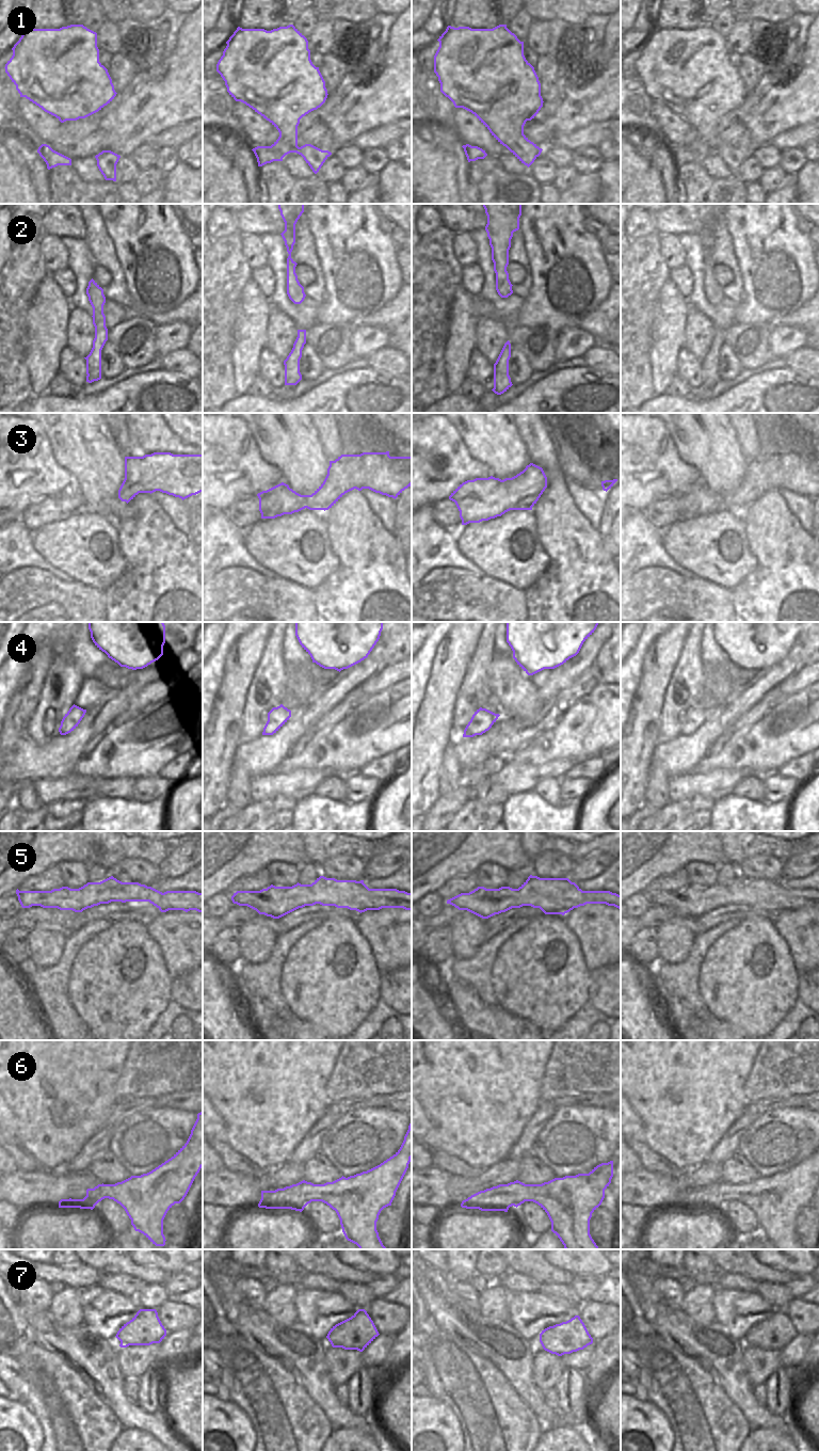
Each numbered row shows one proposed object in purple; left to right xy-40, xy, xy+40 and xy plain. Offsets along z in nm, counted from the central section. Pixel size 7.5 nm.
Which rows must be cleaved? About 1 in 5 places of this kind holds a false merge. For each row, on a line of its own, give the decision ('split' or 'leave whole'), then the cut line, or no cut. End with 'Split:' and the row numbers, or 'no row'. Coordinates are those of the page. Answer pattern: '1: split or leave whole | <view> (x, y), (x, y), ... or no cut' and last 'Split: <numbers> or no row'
1: leave whole | no cut
2: leave whole | no cut
3: leave whole | no cut
4: leave whole | no cut
5: leave whole | no cut
6: leave whole | no cut
7: leave whole | no cut
Split: no row

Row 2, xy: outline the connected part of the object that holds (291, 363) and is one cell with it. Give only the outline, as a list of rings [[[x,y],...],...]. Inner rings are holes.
[[[298,330],[298,337],[293,344],[293,348],[287,358],[285,365],[285,385],[296,385],[302,380],[300,372],[300,360],[302,350],[306,344],[306,330]]]

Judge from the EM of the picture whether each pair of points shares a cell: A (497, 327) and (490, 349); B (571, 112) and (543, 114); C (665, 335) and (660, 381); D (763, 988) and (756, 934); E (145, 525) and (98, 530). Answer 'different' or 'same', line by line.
A: same
B: different
C: same
D: same
E: different

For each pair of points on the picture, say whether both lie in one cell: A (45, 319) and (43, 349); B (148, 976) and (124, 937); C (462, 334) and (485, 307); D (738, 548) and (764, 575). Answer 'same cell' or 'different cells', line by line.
A: same cell
B: same cell
C: different cells
D: different cells

